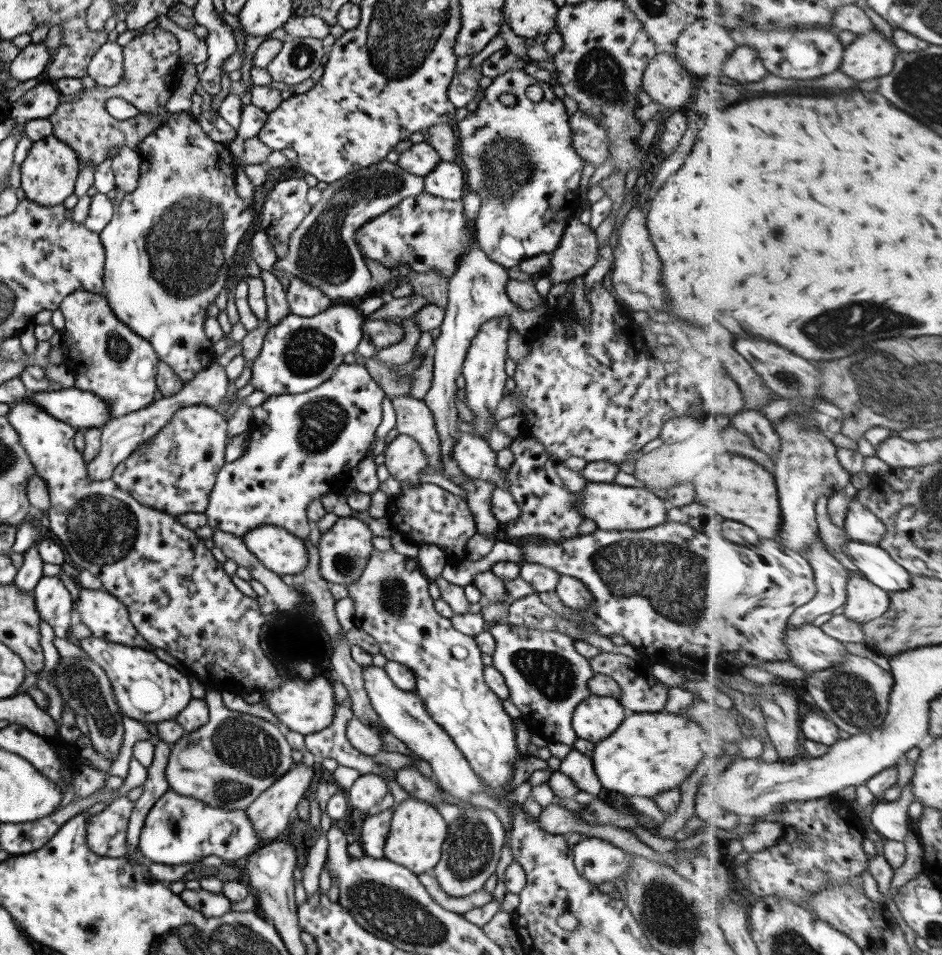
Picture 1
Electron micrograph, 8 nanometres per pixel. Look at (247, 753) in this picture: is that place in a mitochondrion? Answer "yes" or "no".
yes

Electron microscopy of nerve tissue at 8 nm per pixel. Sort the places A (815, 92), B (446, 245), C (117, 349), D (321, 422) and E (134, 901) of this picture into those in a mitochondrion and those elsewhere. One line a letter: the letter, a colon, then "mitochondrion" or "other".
A: other
B: mitochondrion
C: mitochondrion
D: mitochondrion
E: other

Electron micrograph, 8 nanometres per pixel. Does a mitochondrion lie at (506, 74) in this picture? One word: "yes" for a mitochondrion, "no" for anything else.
no

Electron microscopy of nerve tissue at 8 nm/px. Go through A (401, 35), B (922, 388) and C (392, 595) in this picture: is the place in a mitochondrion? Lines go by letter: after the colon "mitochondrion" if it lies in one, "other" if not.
A: mitochondrion
B: mitochondrion
C: mitochondrion

